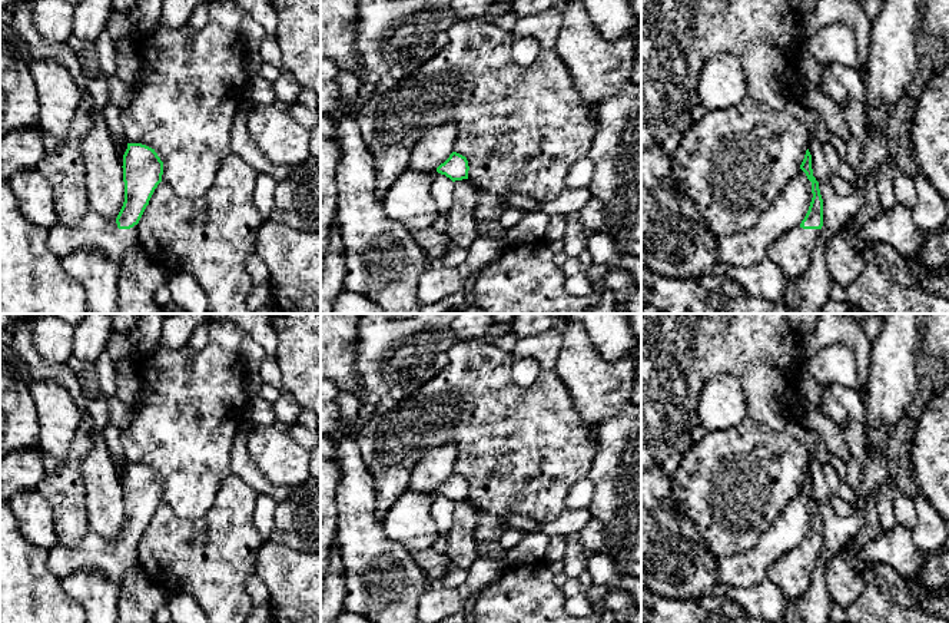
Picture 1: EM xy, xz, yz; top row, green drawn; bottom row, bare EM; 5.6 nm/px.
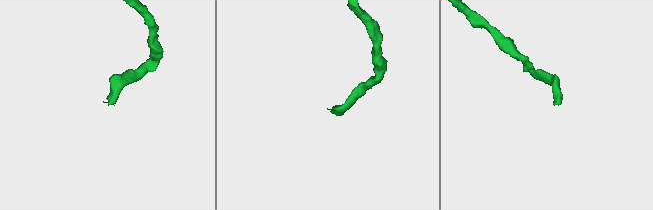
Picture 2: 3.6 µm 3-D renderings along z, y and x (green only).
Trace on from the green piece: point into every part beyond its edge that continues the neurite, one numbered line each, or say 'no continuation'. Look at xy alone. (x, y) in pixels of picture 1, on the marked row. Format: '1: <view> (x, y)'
1: xy (95, 232)

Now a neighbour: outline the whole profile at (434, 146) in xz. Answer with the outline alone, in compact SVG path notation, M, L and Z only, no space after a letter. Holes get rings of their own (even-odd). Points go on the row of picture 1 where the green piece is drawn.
M454 119L425 132L415 143L409 160L409 169L419 173L435 173L454 152L457 126Z

